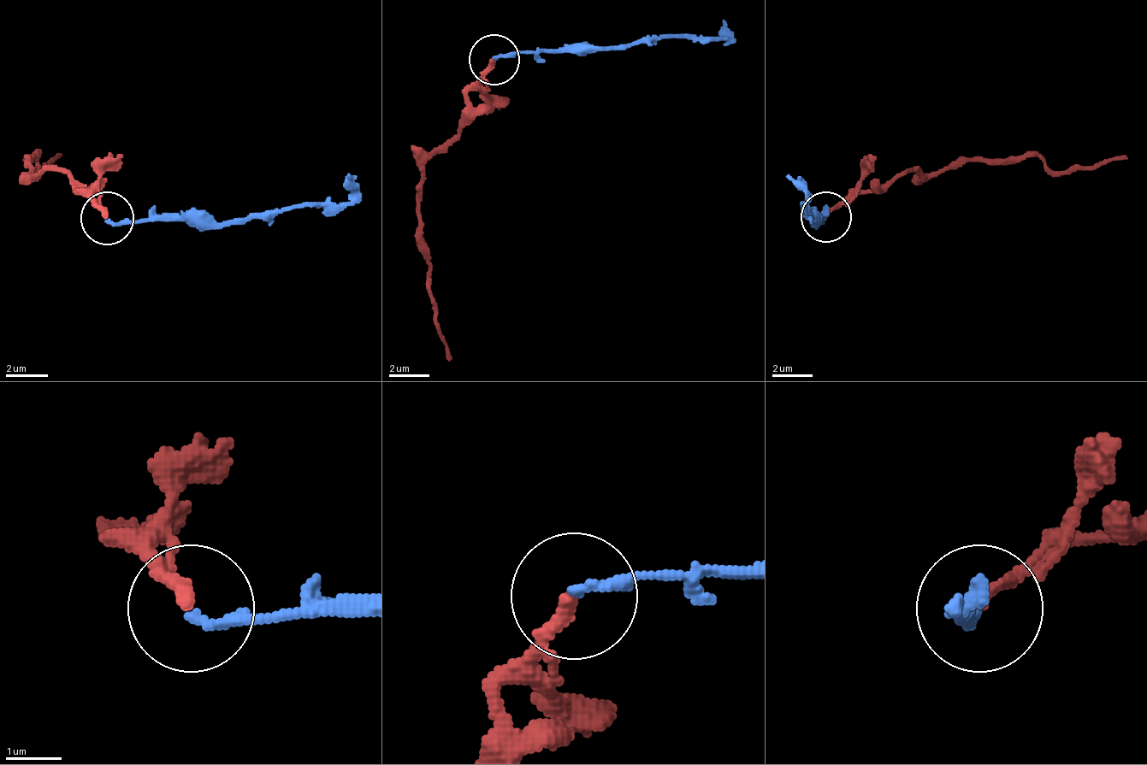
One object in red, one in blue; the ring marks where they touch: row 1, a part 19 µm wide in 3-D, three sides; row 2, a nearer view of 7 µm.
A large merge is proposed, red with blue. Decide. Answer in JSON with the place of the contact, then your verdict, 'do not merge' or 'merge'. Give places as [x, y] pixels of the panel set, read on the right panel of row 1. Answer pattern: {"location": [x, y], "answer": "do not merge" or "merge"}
{"location": [826, 216], "answer": "do not merge"}

